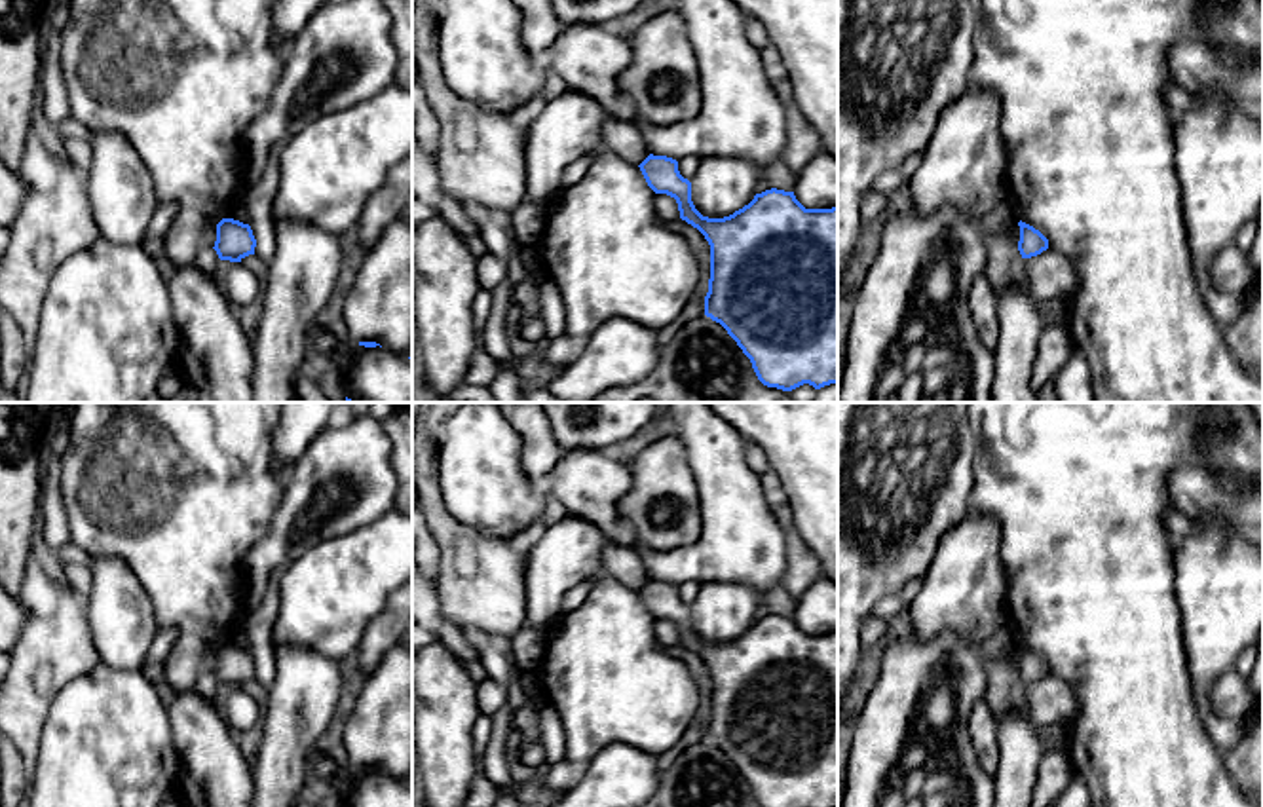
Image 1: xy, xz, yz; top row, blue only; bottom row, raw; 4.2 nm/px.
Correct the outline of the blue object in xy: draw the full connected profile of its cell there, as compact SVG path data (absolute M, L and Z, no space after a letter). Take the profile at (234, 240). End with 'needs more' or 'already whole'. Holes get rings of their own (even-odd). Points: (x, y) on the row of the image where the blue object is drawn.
M222 218L217 224L215 251L220 260L241 262L245 256L254 254L256 239L249 224L234 218Z | already whole

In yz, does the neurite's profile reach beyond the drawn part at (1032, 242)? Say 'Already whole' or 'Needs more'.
Already whole

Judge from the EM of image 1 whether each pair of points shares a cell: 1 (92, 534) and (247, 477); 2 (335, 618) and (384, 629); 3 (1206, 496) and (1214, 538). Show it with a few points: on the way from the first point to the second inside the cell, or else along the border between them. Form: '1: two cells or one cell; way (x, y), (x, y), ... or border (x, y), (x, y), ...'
1: one cell; way (130, 542), (183, 542), (209, 515)
2: two cells; border (392, 591), (386, 604), (367, 625), (358, 650)
3: two cells; border (1195, 519), (1214, 517), (1243, 536)

